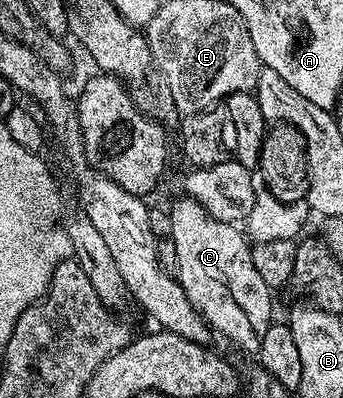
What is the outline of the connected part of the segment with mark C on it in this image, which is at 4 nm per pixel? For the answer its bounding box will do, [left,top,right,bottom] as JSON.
[170,196,274,351]

